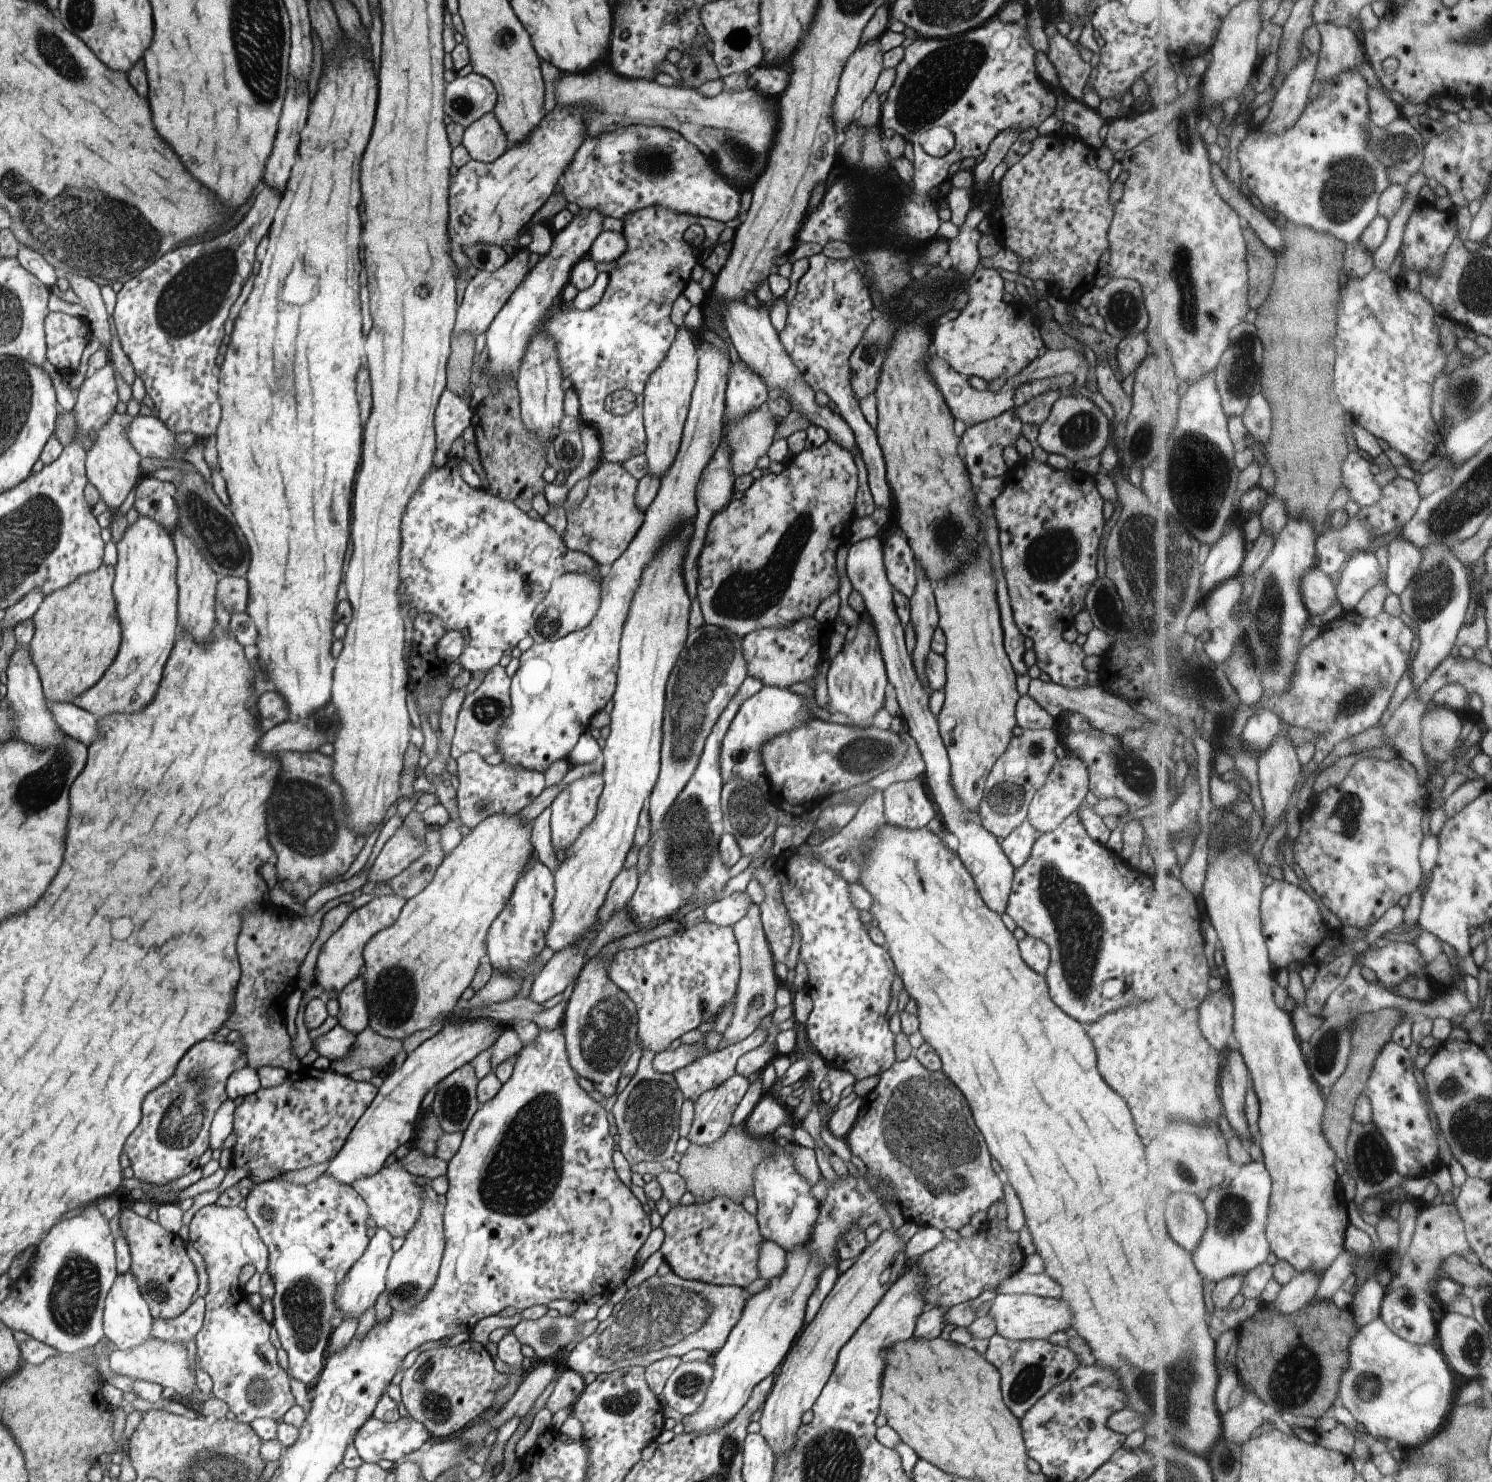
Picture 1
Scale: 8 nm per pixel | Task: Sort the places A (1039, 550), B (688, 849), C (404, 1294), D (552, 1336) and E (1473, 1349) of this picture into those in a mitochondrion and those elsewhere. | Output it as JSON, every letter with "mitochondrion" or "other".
{"A":"mitochondrion","B":"mitochondrion","C":"mitochondrion","D":"mitochondrion","E":"mitochondrion"}

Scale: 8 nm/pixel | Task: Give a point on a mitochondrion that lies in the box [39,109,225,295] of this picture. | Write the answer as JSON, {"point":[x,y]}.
{"point":[144,240]}

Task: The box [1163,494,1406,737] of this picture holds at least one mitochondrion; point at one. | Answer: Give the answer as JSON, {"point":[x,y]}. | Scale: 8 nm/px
{"point":[1269,622]}

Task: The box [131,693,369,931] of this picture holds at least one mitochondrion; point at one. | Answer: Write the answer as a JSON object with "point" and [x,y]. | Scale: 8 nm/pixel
{"point":[307,820]}

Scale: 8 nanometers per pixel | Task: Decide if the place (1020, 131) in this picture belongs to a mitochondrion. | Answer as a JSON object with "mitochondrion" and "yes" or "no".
{"mitochondrion":"no"}

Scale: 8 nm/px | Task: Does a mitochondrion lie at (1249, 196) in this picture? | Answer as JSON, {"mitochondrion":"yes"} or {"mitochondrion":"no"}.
{"mitochondrion":"no"}

